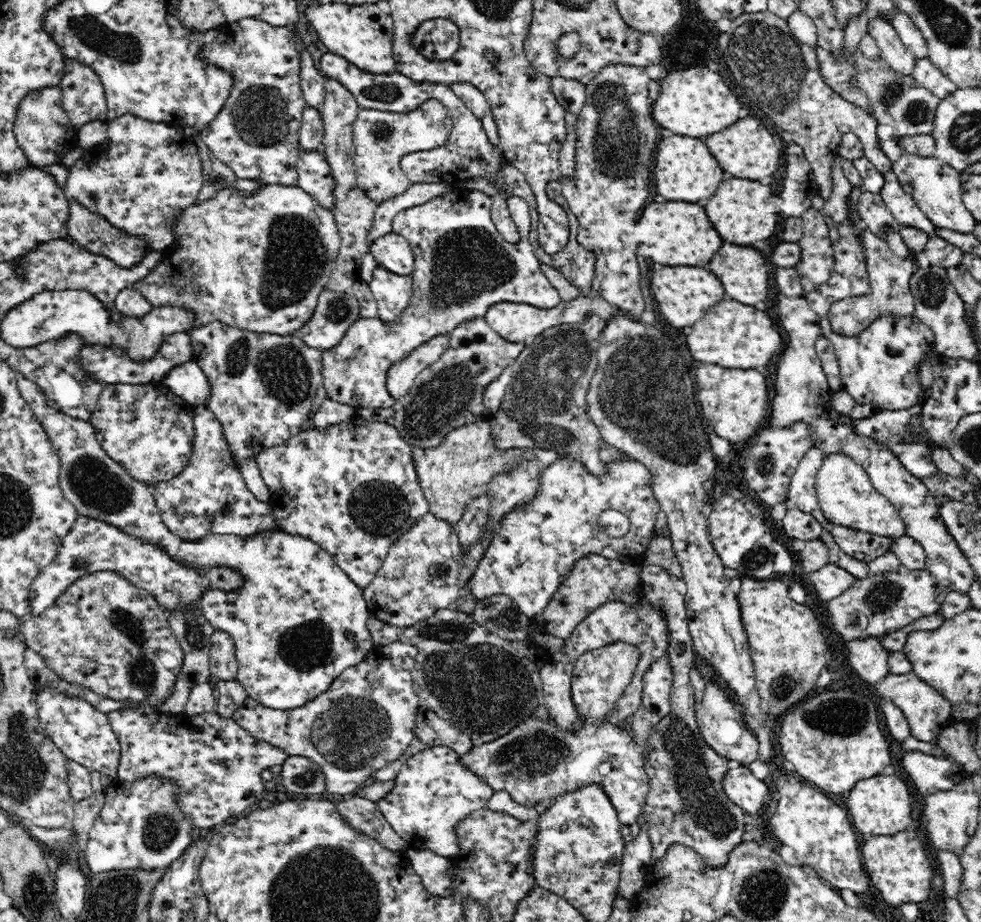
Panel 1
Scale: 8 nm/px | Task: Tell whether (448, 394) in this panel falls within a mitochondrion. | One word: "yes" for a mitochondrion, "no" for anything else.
yes

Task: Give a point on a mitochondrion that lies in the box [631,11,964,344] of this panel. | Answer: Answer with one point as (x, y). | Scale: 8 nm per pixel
(771, 58)

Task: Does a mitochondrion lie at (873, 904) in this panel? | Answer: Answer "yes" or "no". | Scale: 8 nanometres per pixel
no

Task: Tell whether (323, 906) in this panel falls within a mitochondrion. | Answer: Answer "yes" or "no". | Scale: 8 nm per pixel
yes

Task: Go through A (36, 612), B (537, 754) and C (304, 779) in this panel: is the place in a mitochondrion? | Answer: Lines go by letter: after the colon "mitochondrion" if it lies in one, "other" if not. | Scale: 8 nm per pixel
A: other
B: mitochondrion
C: mitochondrion

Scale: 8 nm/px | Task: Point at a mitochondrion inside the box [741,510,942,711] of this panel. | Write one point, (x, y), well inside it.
(883, 596)

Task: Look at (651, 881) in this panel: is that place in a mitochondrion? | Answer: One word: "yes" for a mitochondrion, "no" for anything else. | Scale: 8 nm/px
no

